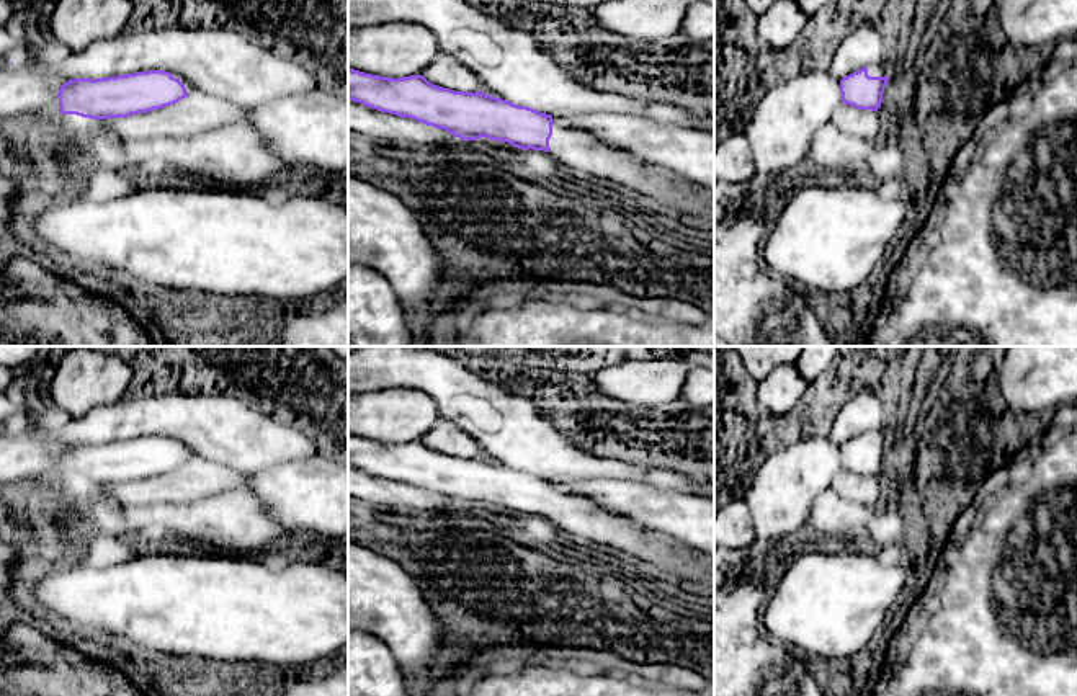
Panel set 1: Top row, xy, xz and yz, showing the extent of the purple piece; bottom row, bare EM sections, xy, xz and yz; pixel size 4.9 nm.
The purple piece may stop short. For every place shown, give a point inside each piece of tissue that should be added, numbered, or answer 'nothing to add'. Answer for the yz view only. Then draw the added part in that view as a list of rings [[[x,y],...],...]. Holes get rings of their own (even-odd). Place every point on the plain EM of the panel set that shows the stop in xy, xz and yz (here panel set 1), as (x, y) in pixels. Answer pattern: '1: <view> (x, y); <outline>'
1: yz (883, 435); [[[884,426],[879,430],[868,431],[869,443],[891,443],[891,428]]]

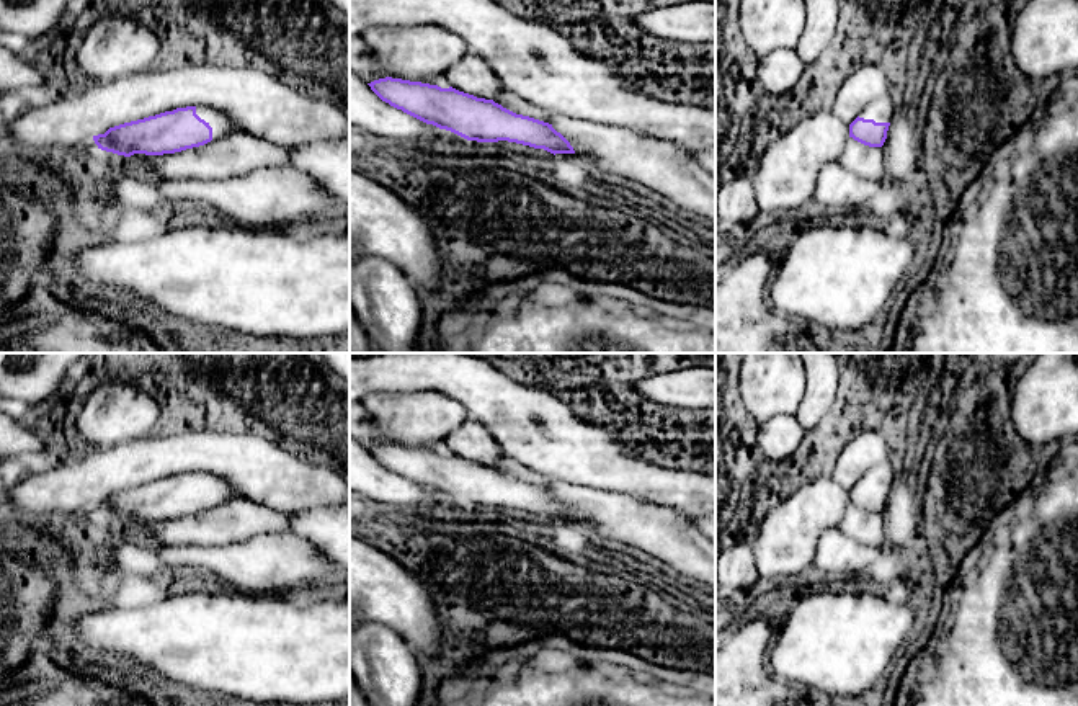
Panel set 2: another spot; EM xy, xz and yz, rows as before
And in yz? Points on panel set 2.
1: yz (881, 476); [[[890,461],[871,467],[859,480],[864,485],[874,485],[875,489],[892,489],[893,479],[898,472]]]

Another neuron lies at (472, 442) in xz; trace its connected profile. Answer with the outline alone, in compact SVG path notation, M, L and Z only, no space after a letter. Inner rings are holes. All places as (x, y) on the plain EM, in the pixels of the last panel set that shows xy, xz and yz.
M472 420L464 422L444 443L452 454L477 464L495 466L503 456L503 449L488 430L482 423Z

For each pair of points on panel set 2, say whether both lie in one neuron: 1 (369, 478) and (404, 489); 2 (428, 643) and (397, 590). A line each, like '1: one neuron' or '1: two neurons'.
1: one neuron
2: one neuron

